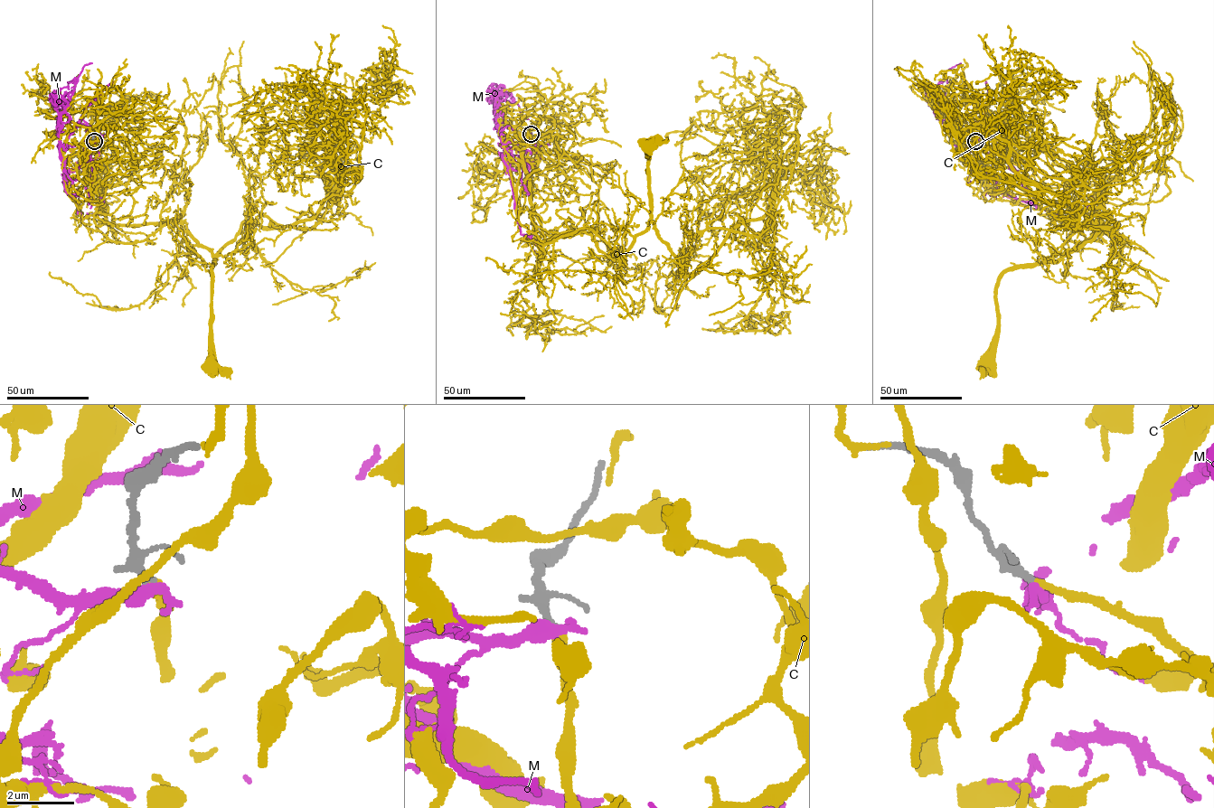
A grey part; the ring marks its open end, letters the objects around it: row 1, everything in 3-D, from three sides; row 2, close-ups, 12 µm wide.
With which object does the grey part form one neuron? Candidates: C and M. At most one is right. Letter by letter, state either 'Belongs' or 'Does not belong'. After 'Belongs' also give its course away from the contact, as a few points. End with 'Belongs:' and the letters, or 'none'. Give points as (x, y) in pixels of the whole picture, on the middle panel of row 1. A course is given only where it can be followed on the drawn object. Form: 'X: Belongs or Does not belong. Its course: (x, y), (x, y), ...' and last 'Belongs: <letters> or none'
C: Belongs. Its course: (531, 134), (538, 149), (571, 160), (597, 185), (598, 234), (610, 258), (619, 262), (650, 217), (647, 146)
M: Does not belong
Belongs: C

